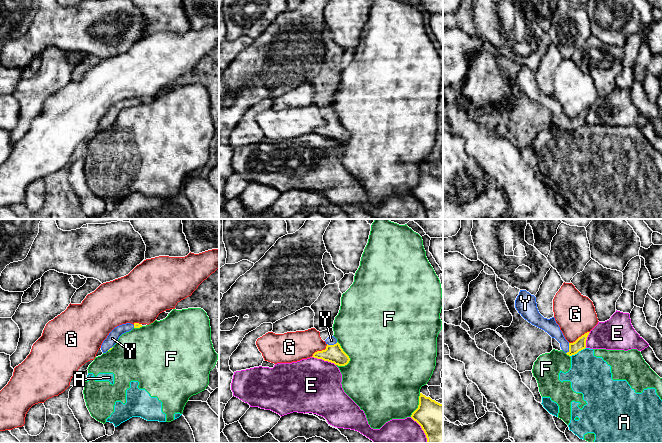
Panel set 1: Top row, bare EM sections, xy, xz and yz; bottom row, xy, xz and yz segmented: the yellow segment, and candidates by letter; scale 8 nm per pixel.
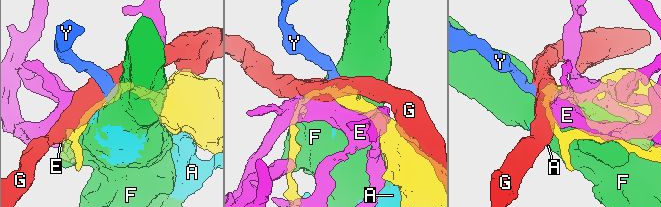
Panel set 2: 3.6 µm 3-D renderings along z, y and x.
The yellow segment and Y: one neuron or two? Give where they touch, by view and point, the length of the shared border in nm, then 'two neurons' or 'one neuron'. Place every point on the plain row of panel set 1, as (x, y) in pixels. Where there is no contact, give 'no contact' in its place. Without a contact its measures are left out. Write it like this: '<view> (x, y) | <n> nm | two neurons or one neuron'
yz (569, 124) | 90 nm | one neuron

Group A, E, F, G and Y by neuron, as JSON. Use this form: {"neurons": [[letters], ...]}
{"neurons": [["A", "F"], ["E"], ["G"], ["Y"]]}

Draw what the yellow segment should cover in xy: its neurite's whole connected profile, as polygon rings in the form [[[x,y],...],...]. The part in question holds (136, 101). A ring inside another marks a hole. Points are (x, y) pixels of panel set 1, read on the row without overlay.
[[[126,99],[115,103],[103,117],[101,121],[102,128],[106,129],[107,127],[111,126],[122,110],[131,107],[133,104],[140,103],[142,103],[142,101],[139,99]]]

